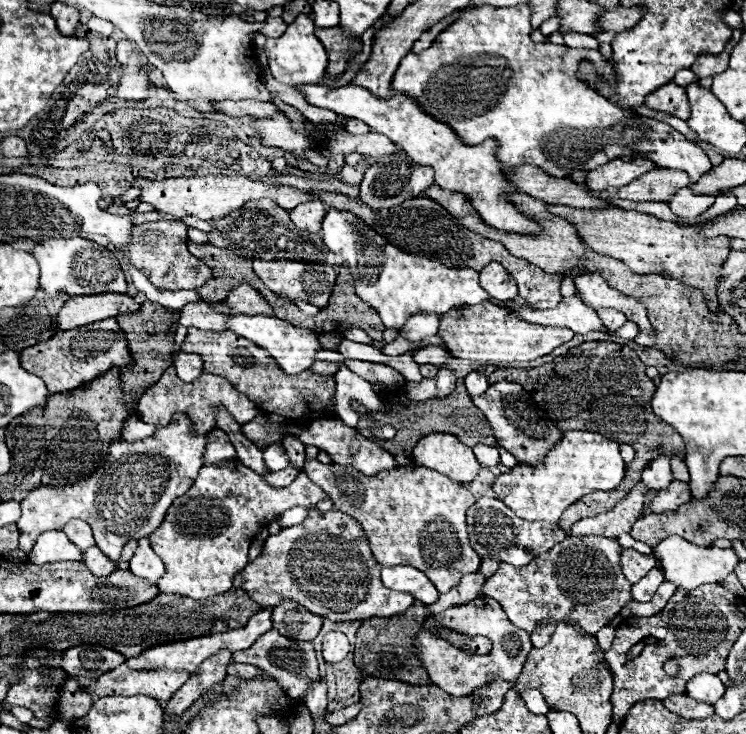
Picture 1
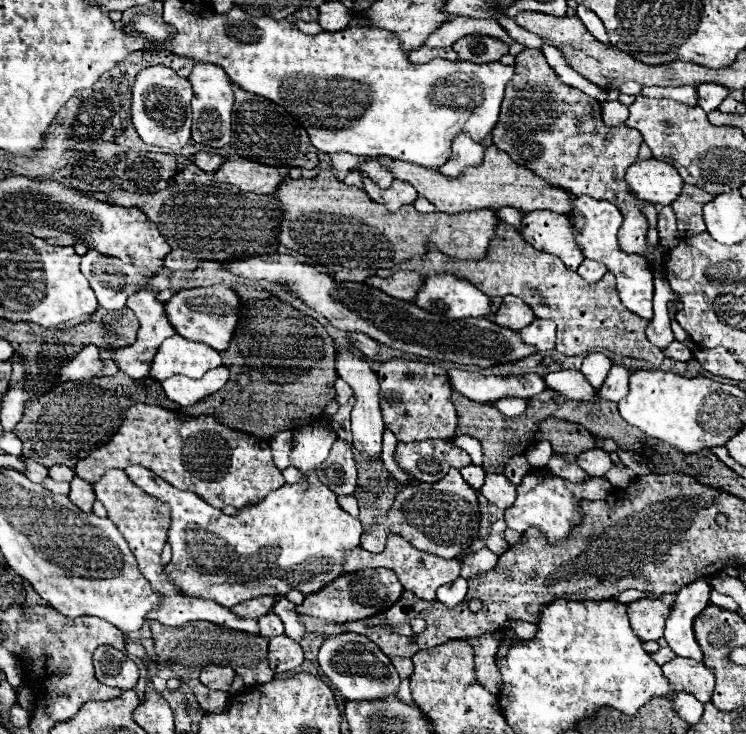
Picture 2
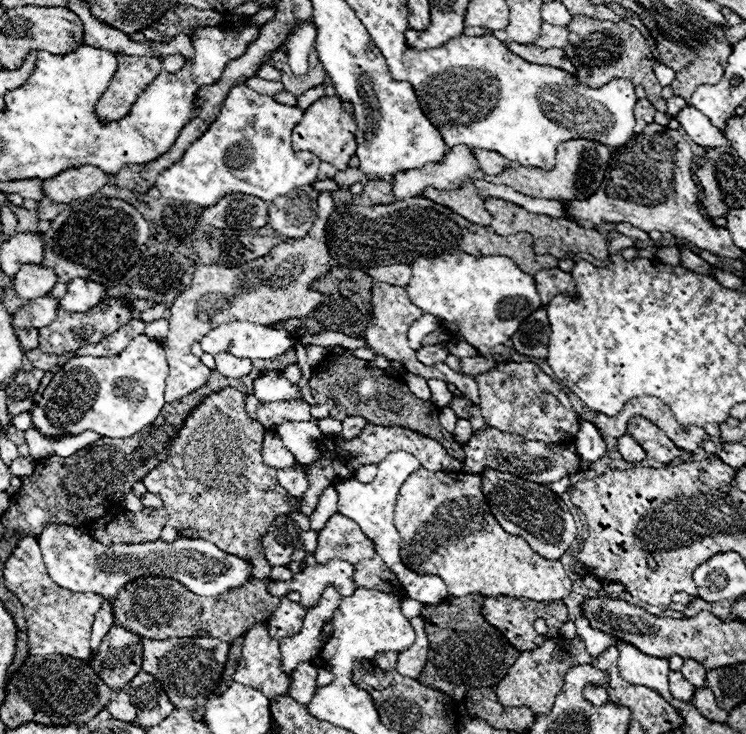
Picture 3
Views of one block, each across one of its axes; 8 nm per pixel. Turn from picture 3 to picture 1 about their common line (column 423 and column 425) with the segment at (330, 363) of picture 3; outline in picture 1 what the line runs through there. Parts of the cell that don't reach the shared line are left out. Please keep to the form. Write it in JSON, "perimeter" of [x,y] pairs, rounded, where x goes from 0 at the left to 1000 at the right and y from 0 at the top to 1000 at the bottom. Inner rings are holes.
{"perimeter":[[[619,518],[611,520],[611,531],[598,540],[598,542],[574,542],[574,545],[547,545],[547,540],[542,537],[539,529],[520,529],[509,534],[509,545],[517,556],[523,556],[520,561],[509,561],[507,569],[512,575],[525,575],[534,586],[534,591],[520,599],[520,602],[507,602],[509,610],[520,613],[534,635],[544,635],[552,629],[552,610],[558,605],[560,597],[571,594],[571,591],[582,591],[582,589],[598,589],[611,594],[619,605],[635,610],[638,605],[657,605],[657,608],[668,608],[662,599],[662,591],[657,589],[657,580],[651,578],[651,569],[646,567],[646,561],[641,561],[641,556],[633,550],[625,526]]]}

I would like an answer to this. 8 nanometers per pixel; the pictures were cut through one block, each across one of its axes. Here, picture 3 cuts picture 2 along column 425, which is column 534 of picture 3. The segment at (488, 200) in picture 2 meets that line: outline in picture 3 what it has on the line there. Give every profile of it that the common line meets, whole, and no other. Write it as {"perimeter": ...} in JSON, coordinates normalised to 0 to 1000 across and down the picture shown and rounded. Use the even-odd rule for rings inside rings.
{"perimeter":[[[759,191],[748,202],[745,226],[735,234],[729,234],[727,229],[702,229],[702,226],[694,223],[694,226],[676,232],[676,237],[670,237],[670,240],[654,240],[651,237],[649,243],[654,248],[662,248],[662,251],[686,253],[692,262],[708,264],[713,270],[732,270],[732,272],[767,272],[767,270],[772,270],[772,272],[783,272],[804,256],[818,215],[820,215],[820,207],[810,196],[799,196],[794,191]]]}

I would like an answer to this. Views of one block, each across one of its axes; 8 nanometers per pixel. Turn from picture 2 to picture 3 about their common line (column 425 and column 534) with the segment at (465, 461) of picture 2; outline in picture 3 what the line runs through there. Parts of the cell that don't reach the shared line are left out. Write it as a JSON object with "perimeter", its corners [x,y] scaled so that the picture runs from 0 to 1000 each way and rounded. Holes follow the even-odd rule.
{"perimeter":[[[649,580],[646,586],[635,589],[633,597],[625,605],[619,605],[619,613],[622,613],[619,640],[627,646],[643,646],[646,640],[660,638],[668,643],[689,646],[689,649],[710,654],[710,657],[737,659],[737,657],[751,654],[753,649],[764,649],[764,646],[772,646],[775,640],[780,640],[769,608],[737,608],[737,605],[710,602],[710,599],[702,599],[700,594],[676,591],[657,580]]]}

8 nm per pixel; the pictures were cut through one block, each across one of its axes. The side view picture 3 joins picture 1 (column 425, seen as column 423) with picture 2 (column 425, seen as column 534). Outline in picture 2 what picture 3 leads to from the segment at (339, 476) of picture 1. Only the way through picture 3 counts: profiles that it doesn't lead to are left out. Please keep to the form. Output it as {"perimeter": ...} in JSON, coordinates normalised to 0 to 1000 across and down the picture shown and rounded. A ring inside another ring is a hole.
{"perimeter":[[[523,730],[520,741],[517,741],[517,749],[512,755],[499,755],[499,752],[491,752],[485,747],[475,747],[475,749],[466,752],[466,757],[461,763],[461,777],[464,779],[491,777],[491,774],[520,774],[520,777],[528,777],[534,782],[536,793],[542,796],[542,801],[555,807],[566,817],[584,817],[584,804],[592,796],[598,796],[603,790],[611,790],[617,785],[617,763],[611,763],[611,760],[598,763],[598,760],[587,760],[582,755],[563,752],[558,747],[550,747],[550,741],[542,733],[536,733],[536,730]]]}

